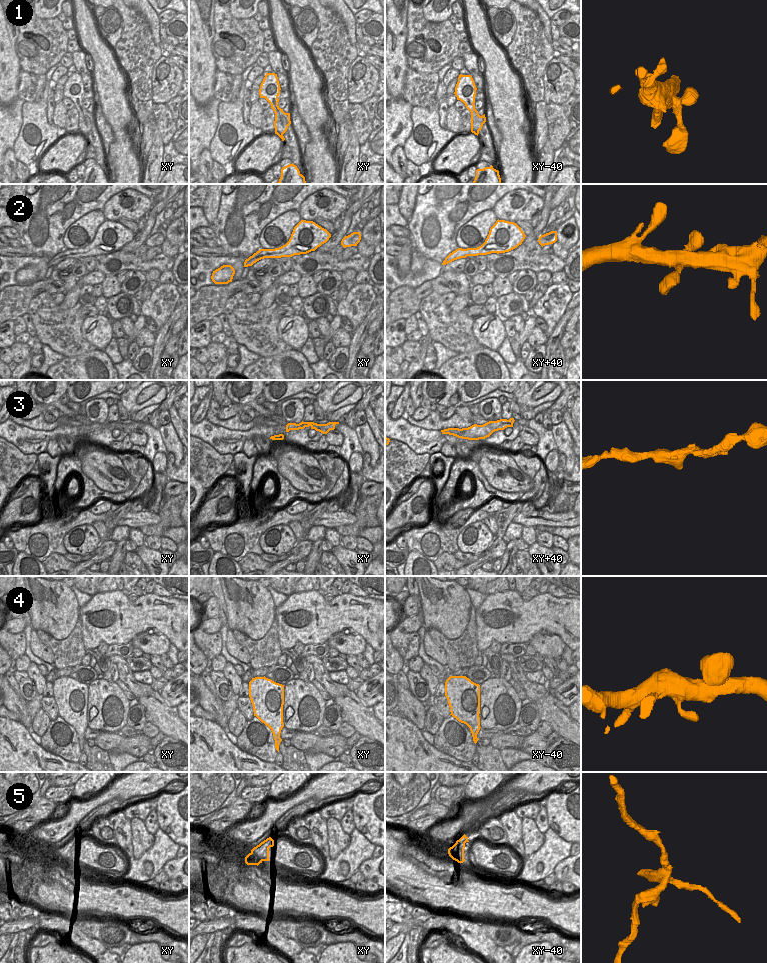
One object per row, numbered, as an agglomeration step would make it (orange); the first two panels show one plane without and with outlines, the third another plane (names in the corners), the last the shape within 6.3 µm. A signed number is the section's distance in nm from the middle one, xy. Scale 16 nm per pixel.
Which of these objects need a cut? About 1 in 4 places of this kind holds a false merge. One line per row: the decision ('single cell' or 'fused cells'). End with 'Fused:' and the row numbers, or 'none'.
1: single cell
2: single cell
3: single cell
4: single cell
5: fused cells
Fused: 5

